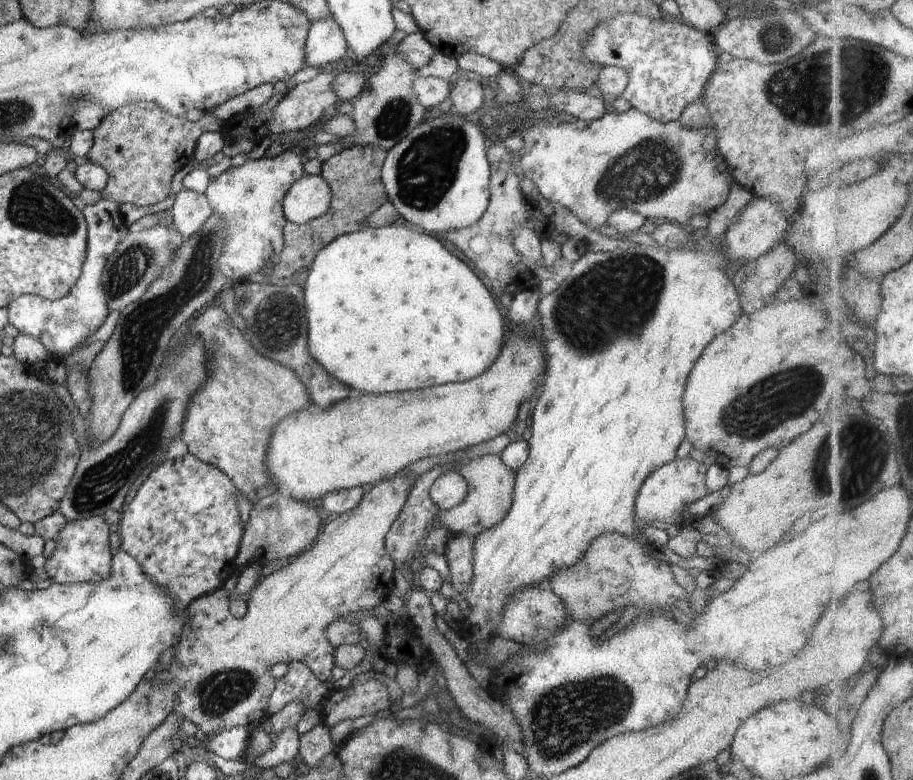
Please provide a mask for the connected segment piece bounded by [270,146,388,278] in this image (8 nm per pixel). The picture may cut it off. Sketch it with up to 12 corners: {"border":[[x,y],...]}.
{"border":[[350,146],[321,164],[324,215],[287,221],[276,277],[308,268],[321,248],[362,228],[388,201],[387,151]]}

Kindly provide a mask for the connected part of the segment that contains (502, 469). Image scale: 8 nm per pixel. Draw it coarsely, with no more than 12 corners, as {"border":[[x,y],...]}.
{"border":[[500,454],[465,460],[462,504],[438,524],[476,536],[506,518],[516,472]]}

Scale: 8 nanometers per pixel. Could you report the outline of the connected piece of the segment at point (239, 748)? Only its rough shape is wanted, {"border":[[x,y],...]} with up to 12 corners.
{"border":[[232,727],[205,736],[204,747],[224,760],[245,762],[251,733]]}

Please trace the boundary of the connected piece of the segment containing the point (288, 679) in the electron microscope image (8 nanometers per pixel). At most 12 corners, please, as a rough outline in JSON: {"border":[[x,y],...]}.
{"border":[[292,661],[276,680],[267,713],[292,701],[321,712],[330,684]]}

